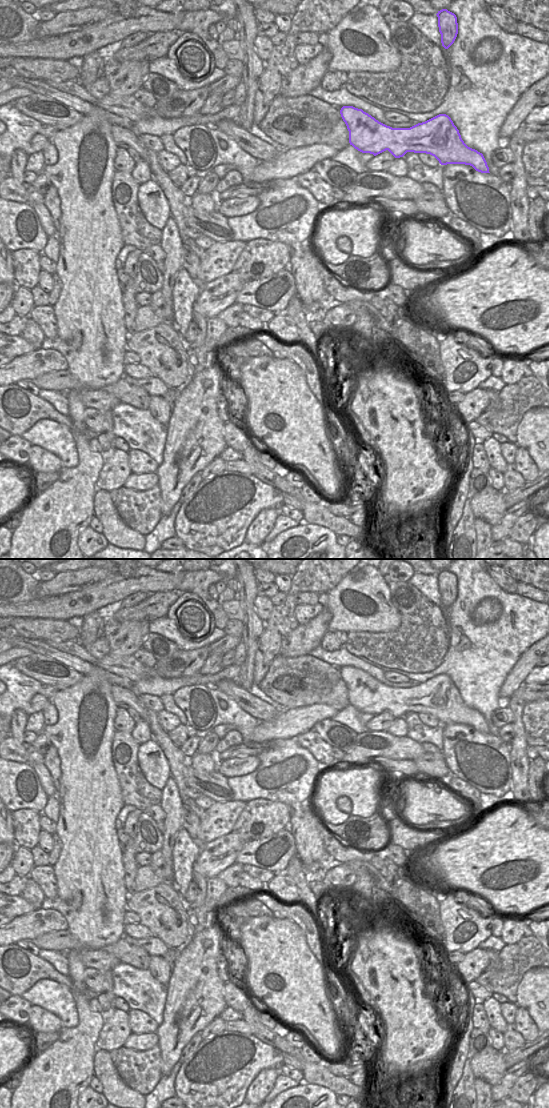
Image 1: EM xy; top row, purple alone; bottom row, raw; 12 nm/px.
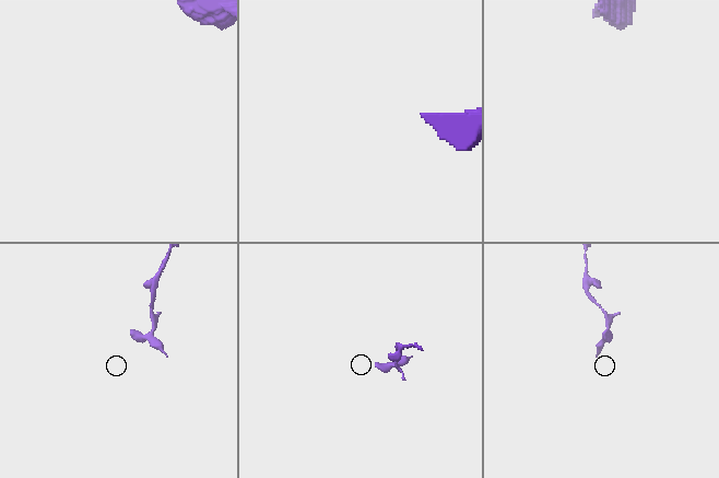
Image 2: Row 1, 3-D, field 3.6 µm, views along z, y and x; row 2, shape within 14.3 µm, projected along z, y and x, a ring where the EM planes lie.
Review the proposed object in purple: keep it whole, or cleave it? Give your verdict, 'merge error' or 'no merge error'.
no merge error

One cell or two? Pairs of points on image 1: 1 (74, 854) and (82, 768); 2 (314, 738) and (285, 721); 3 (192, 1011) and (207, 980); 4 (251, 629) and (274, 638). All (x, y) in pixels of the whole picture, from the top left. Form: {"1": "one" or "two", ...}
{"1": "one", "2": "two", "3": "one", "4": "two"}

